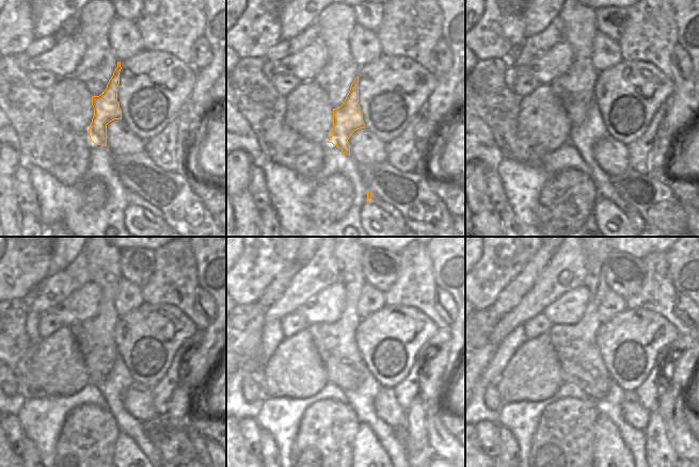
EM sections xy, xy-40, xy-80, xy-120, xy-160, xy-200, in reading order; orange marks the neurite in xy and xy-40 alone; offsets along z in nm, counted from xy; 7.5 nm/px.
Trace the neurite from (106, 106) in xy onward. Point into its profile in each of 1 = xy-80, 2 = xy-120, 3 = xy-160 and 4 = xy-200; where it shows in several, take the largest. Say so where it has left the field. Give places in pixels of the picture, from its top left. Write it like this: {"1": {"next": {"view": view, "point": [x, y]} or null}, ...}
{"1": {"next": {"view": "xy-80", "point": [584, 137]}}, "2": {"next": {"view": "xy-120", "point": [118, 380]}}, "3": {"next": {"view": "xy-160", "point": [361, 399]}}, "4": {"next": {"view": "xy-200", "point": [610, 405]}}}

